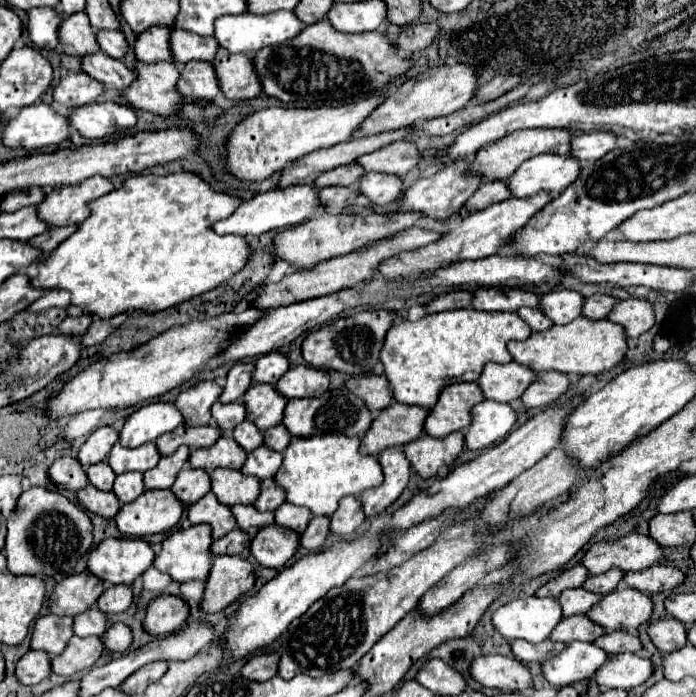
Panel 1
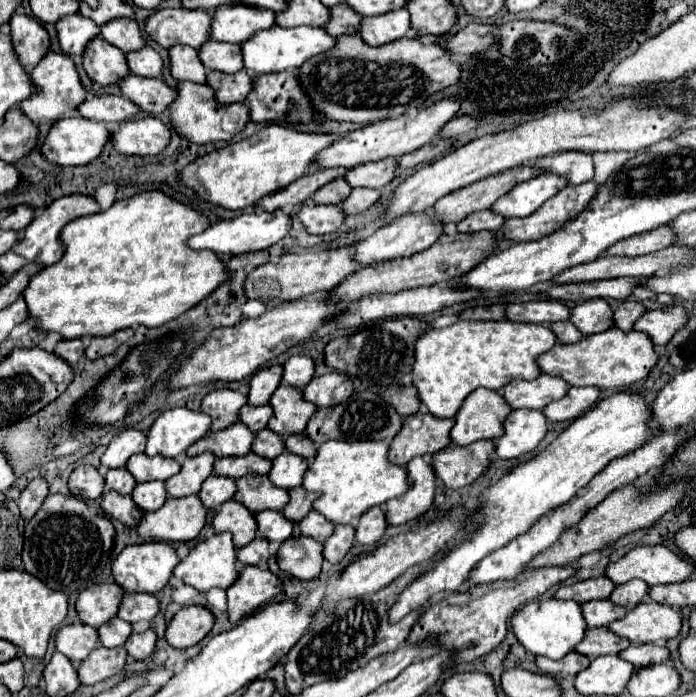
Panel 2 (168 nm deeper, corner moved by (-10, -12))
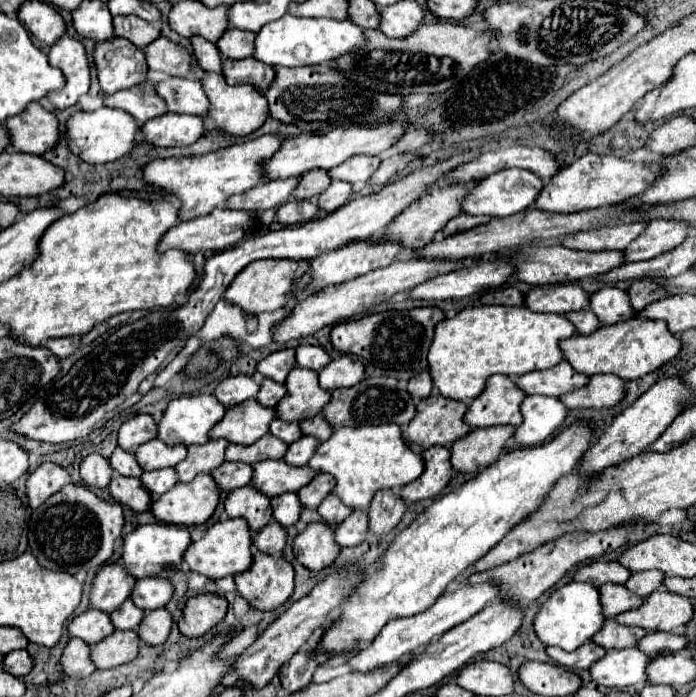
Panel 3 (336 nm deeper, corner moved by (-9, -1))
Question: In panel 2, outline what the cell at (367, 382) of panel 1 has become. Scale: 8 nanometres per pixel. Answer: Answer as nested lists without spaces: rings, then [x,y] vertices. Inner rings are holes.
[[[393,386],[385,390],[381,396],[387,404],[395,406],[401,416],[413,416],[421,408],[421,400],[415,392],[415,386]]]

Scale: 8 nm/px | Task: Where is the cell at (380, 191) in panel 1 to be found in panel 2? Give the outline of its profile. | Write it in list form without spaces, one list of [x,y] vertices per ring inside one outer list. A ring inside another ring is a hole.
[[[355,188],[351,192],[351,196],[347,196],[347,200],[343,200],[341,210],[343,210],[343,214],[359,214],[359,212],[367,210],[369,206],[373,206],[377,200],[379,200],[379,190]]]

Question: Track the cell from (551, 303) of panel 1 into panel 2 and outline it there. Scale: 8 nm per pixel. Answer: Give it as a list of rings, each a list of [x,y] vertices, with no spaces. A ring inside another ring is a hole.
[[[587,300],[571,308],[571,322],[585,334],[599,334],[613,328],[613,308],[601,300]]]

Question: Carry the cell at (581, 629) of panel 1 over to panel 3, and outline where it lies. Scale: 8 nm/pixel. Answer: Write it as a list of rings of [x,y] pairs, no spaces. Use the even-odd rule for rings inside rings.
[[[606,619],[602,629],[592,637],[594,643],[598,643],[604,649],[622,649],[622,647],[636,647],[638,639],[646,635],[640,627],[626,627],[616,623],[614,619]]]

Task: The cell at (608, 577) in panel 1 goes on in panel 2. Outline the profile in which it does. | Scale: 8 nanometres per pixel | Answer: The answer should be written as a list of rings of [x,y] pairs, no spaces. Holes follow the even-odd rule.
[[[631,580],[627,584],[621,584],[615,588],[615,592],[609,596],[615,604],[625,606],[627,610],[633,610],[639,602],[643,602],[647,598],[649,592],[649,584],[643,580]]]

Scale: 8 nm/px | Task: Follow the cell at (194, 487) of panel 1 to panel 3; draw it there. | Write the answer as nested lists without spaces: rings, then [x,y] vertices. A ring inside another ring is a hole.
[[[222,463],[210,475],[220,491],[234,491],[250,483],[252,467],[246,463]]]

